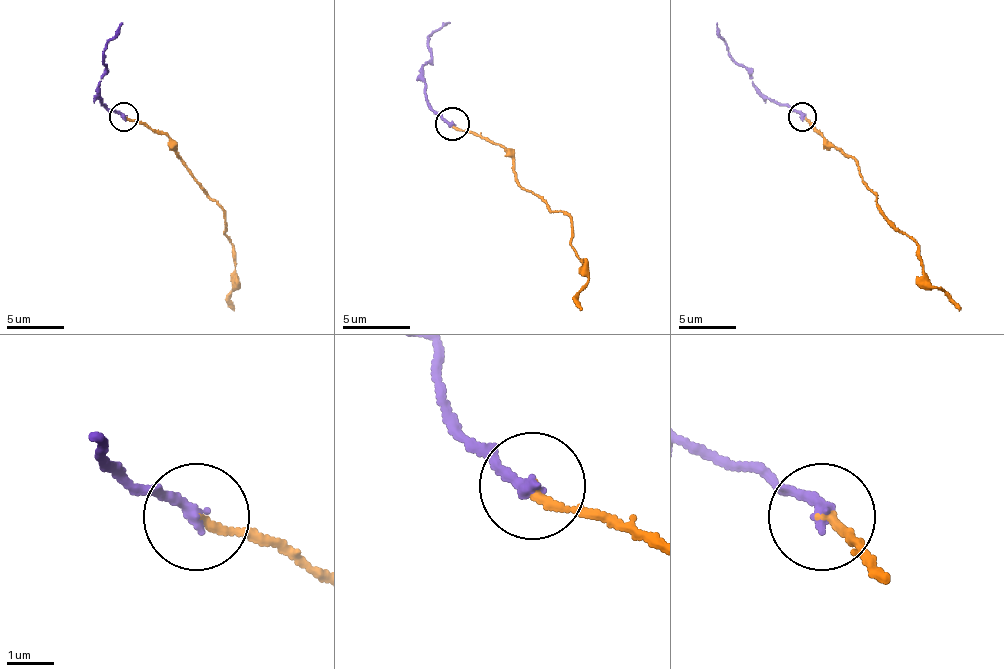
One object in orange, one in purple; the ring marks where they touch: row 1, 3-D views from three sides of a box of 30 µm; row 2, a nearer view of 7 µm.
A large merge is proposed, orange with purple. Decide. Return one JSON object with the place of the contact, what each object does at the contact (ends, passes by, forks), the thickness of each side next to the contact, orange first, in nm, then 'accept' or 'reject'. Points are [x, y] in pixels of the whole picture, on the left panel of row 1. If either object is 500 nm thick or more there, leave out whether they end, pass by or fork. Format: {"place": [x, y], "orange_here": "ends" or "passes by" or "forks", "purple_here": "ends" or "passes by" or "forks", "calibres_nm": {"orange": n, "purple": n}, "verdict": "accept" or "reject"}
{"place": [124, 117], "orange_here": "ends", "purple_here": "ends", "calibres_nm": {"orange": 160, "purple": 280}, "verdict": "accept"}

